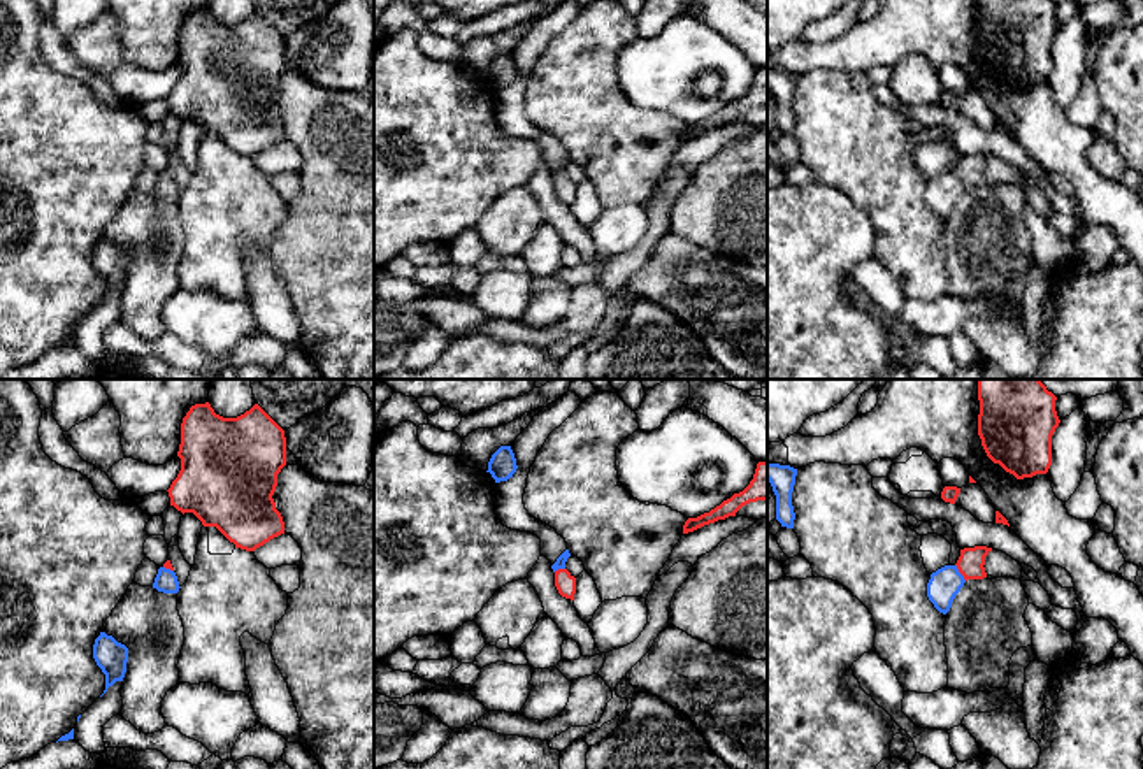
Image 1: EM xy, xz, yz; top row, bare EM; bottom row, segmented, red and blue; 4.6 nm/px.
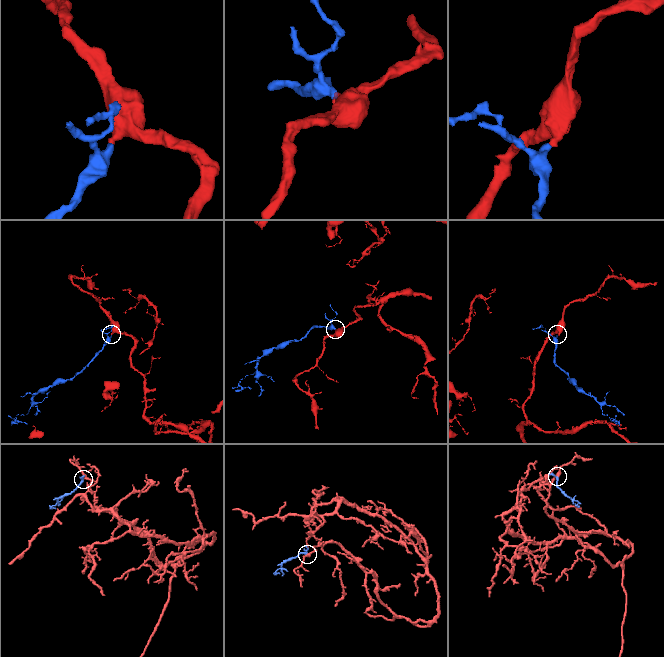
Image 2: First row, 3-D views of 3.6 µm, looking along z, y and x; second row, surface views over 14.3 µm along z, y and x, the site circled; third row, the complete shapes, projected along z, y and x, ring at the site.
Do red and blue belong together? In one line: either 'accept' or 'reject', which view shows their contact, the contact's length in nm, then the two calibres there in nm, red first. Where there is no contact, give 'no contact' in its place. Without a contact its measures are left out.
accept; contact in yz; length 90 nm; calibres 120 and 150 nm

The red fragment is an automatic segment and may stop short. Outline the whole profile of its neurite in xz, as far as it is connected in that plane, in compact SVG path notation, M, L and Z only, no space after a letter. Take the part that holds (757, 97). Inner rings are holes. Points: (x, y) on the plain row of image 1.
M758 68L753 86L750 91L739 98L734 100L730 105L723 107L720 112L711 116L709 119L704 119L697 125L688 125L683 132L683 140L694 139L704 132L715 130L718 126L725 126L729 123L736 123L736 119L757 107L767 107L767 68Z

